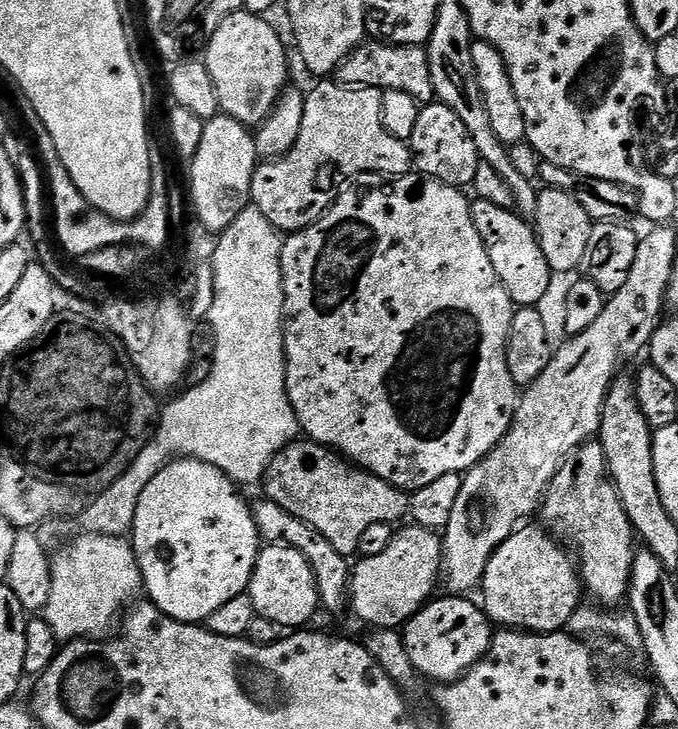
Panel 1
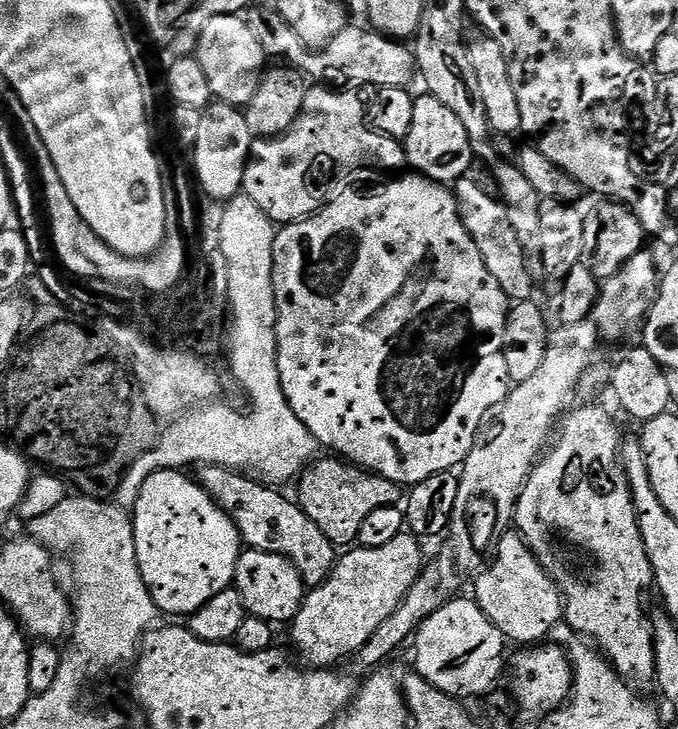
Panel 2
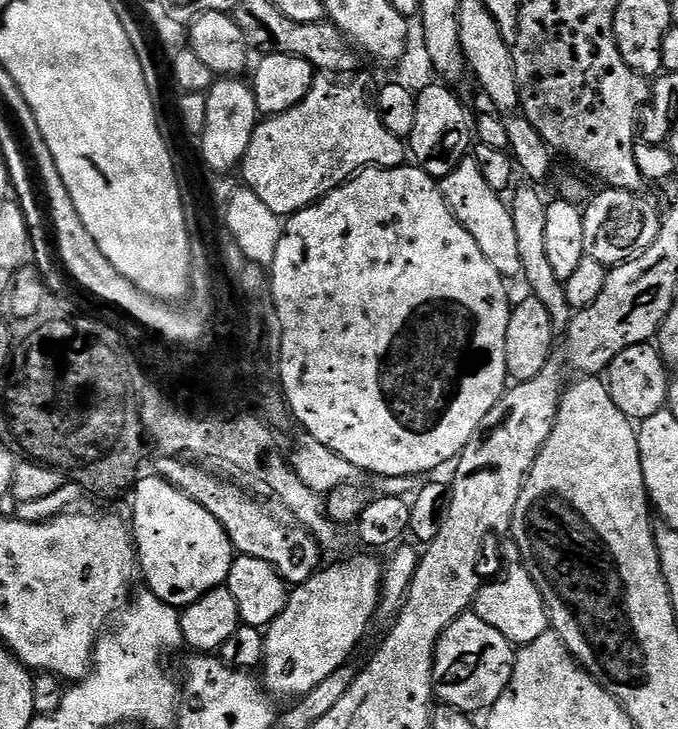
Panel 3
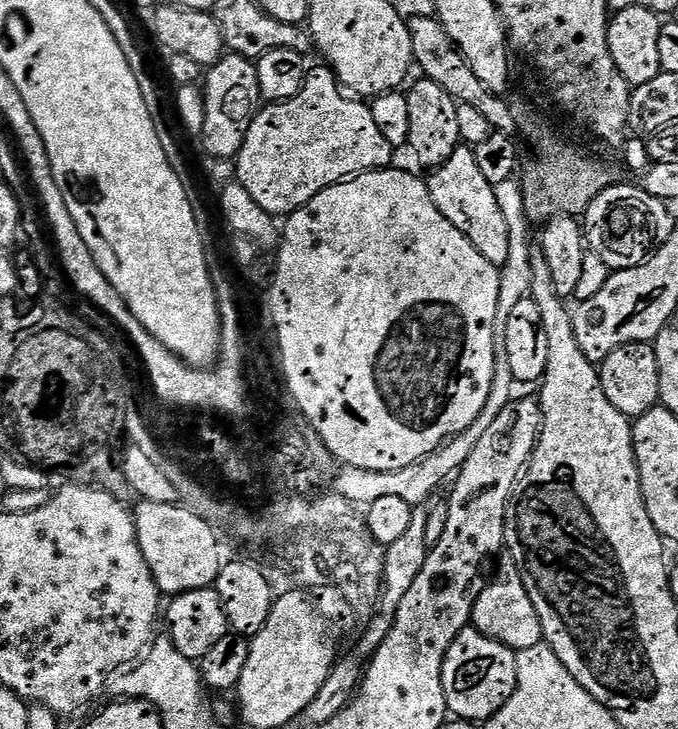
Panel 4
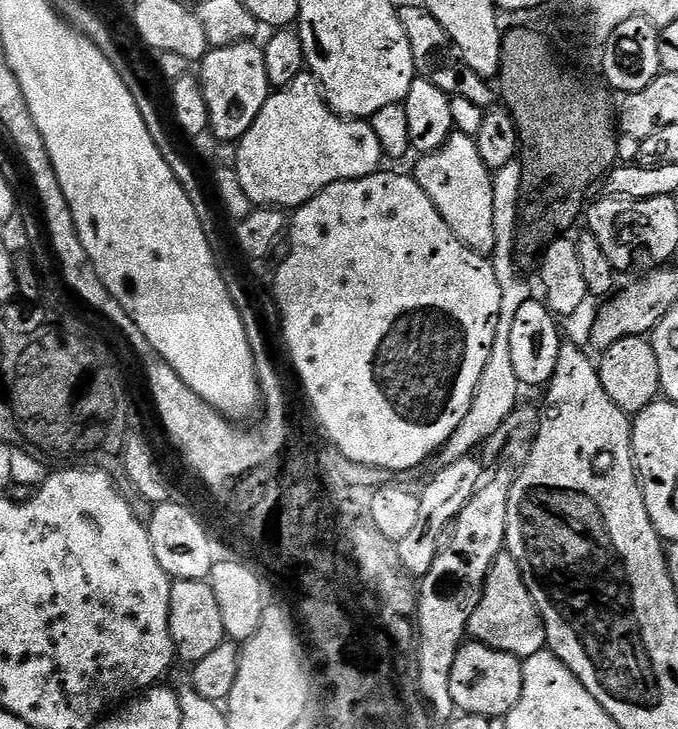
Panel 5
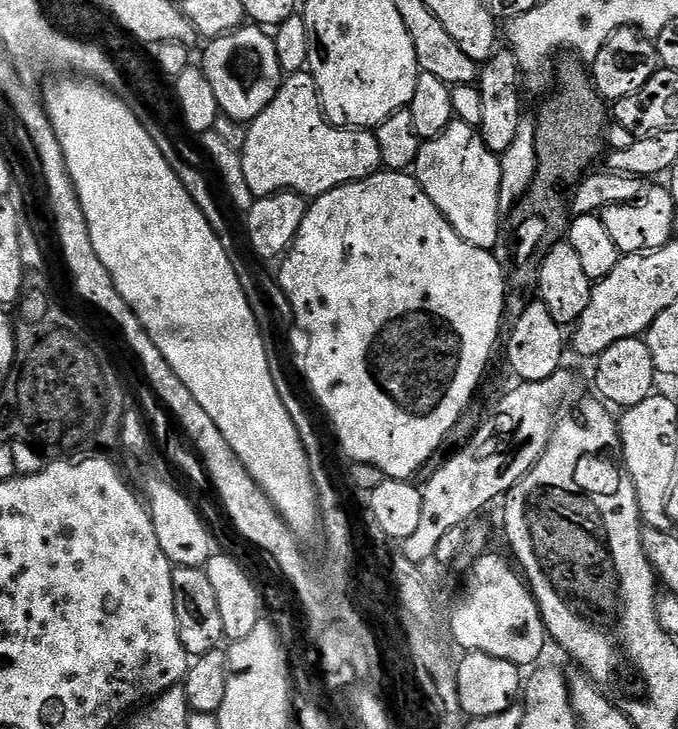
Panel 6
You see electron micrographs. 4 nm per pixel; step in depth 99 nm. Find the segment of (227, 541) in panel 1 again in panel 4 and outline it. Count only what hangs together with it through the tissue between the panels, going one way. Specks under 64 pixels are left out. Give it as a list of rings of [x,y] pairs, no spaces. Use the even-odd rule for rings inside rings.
[[[140,502],[135,505],[134,519],[142,554],[165,597],[180,596],[183,592],[193,592],[215,585],[222,563],[222,548],[216,543],[214,534],[202,518],[194,517],[175,503]]]

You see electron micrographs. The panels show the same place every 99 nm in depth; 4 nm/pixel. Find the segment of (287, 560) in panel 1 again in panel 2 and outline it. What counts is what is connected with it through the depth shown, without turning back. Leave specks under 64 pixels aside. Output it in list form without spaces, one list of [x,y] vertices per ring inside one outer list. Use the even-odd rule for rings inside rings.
[[[241,551],[236,567],[234,586],[242,594],[244,611],[257,616],[273,626],[287,625],[298,614],[306,595],[306,587],[298,570],[286,557],[278,553]]]

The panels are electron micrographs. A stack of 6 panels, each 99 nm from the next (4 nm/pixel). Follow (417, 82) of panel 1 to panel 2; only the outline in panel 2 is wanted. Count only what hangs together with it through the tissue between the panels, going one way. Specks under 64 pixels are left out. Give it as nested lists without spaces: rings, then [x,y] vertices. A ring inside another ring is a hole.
[[[252,6],[243,13],[243,17],[246,26],[250,26],[250,30],[261,43],[265,57],[277,56],[280,59],[277,61],[287,62],[291,67],[300,69],[305,77],[316,82],[327,82],[332,86],[372,84],[373,89],[408,88],[418,75],[415,51],[409,45],[408,48],[404,45],[407,43],[368,26],[344,28],[338,34],[334,34],[334,38],[330,38],[325,48],[313,50],[302,38],[298,38],[298,34],[294,34],[294,30],[290,30],[286,18],[282,18],[282,14],[276,11],[275,7]]]

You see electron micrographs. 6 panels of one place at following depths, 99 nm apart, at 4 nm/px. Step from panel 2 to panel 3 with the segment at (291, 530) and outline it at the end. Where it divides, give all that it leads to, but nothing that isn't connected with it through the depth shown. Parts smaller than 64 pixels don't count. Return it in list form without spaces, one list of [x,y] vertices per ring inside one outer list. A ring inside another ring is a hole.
[[[178,460],[169,466],[172,467],[162,472],[163,478],[188,497],[188,499],[198,503],[207,513],[214,516],[215,520],[226,530],[233,549],[239,555],[259,558],[259,560],[268,562],[268,564],[274,567],[277,574],[283,578],[284,582],[290,586],[304,584],[311,576],[315,575],[317,570],[321,567],[320,555],[322,555],[322,549],[311,533],[300,528],[286,530],[280,523],[276,522],[274,517],[260,508],[259,504],[256,503],[259,501],[247,498],[245,491],[239,490],[235,484],[221,480],[218,476],[204,471],[192,462]]]

